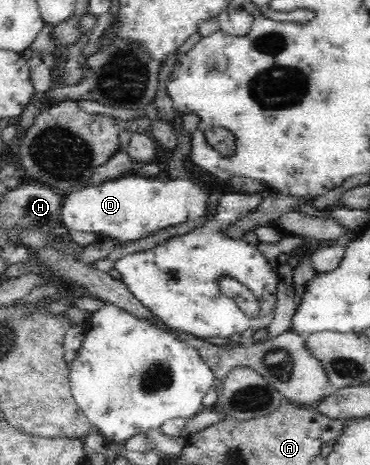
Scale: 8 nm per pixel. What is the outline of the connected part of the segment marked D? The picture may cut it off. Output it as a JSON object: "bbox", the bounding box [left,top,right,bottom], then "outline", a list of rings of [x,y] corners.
{"bbox":[60,173,213,244],"outline":[[[141,173],[131,174],[69,192],[62,205],[60,220],[68,230],[95,232],[98,240],[111,237],[125,244],[171,225],[200,221],[208,212],[207,199],[213,188],[208,181],[159,180]]]}

